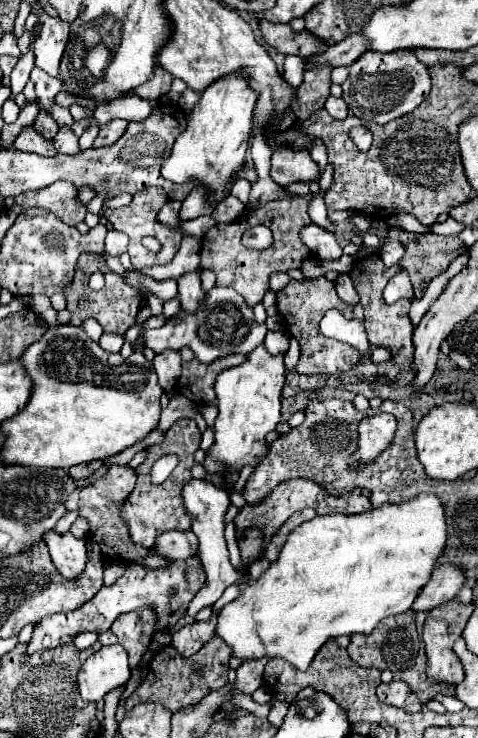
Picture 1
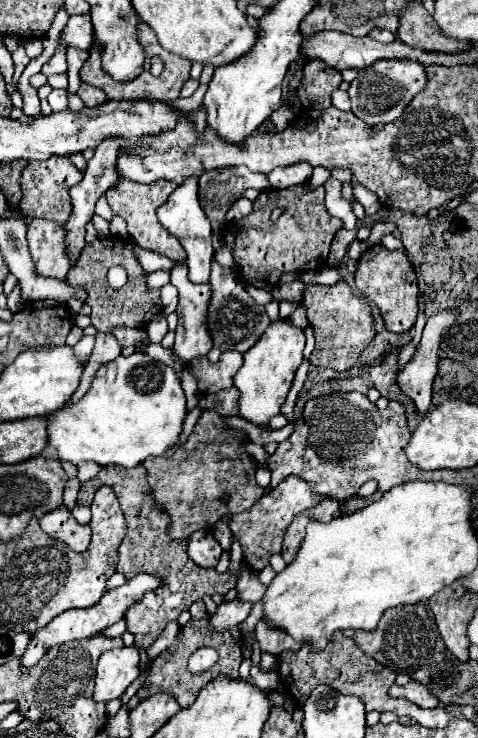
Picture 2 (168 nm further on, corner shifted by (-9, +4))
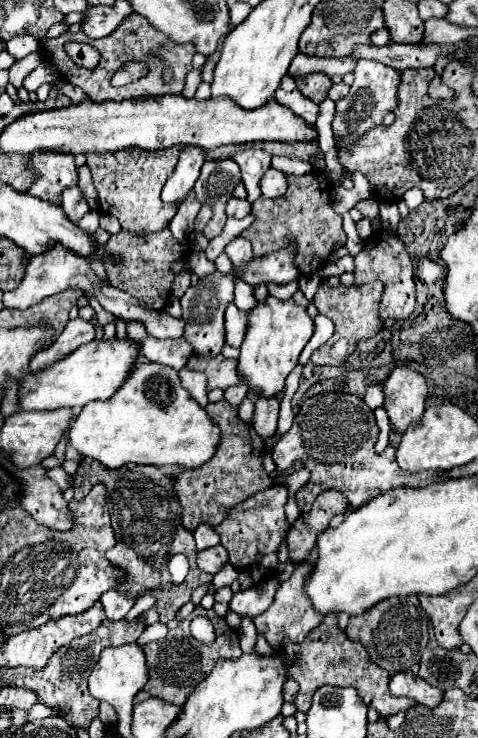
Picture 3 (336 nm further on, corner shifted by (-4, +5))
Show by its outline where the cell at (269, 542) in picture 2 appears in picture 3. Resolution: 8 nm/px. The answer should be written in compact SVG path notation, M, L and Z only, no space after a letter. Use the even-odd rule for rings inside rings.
M274 485L266 491L260 491L246 501L238 503L230 509L230 515L222 521L220 527L214 527L214 531L220 535L222 545L228 549L228 559L236 569L248 569L254 563L260 563L260 559L268 553L276 553L280 543L284 541L284 535L288 531L286 527L286 515L284 505L288 501L288 489L286 485Z

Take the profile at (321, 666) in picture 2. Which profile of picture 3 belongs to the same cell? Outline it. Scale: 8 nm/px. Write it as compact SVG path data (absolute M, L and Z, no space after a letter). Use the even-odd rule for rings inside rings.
M326 615L326 619L316 629L312 629L302 643L298 643L298 645L288 643L284 647L284 657L288 661L286 677L294 679L300 685L300 691L294 699L294 705L302 713L306 713L310 709L312 695L322 685L354 687L358 691L358 695L364 699L364 703L368 707L374 707L382 717L388 717L388 715L394 715L394 713L400 713L400 711L410 711L412 707L418 705L408 697L394 697L388 691L390 673L386 669L380 669L378 665L374 665L370 661L362 643L350 641L346 637L346 633L338 629L336 615Z

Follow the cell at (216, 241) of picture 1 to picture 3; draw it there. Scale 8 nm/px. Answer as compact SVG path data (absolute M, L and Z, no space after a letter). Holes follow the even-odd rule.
M320 171L302 177L288 175L288 191L276 199L256 199L252 205L252 215L256 217L254 223L244 229L240 237L252 243L254 257L264 257L272 251L296 243L296 267L302 275L316 273L326 263L330 247L334 243L344 245L346 241L342 231L342 215L330 207L330 183Z

